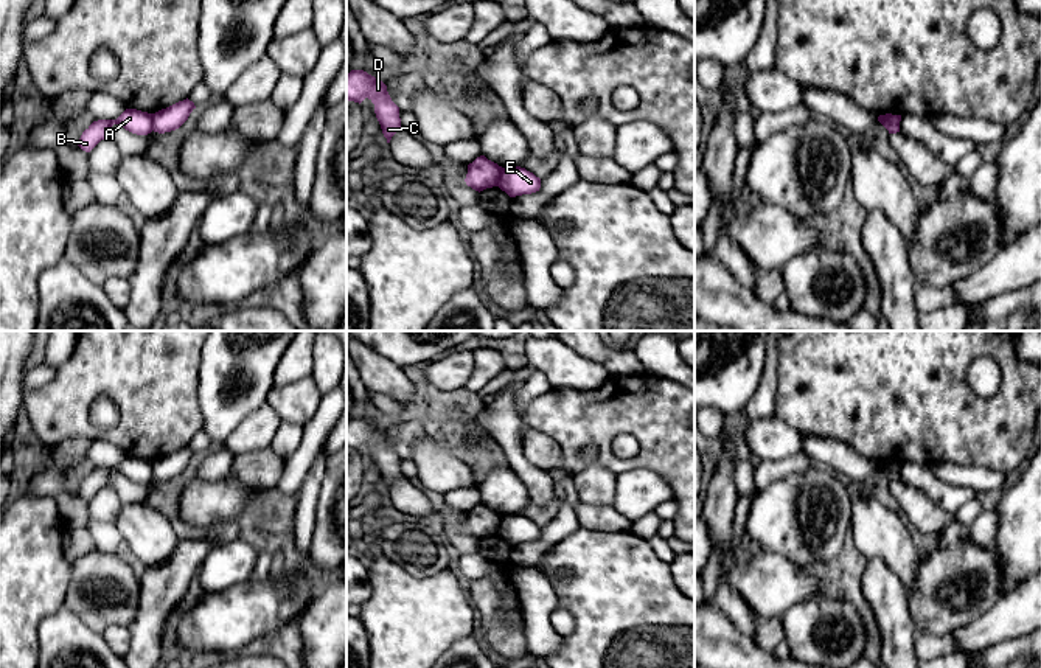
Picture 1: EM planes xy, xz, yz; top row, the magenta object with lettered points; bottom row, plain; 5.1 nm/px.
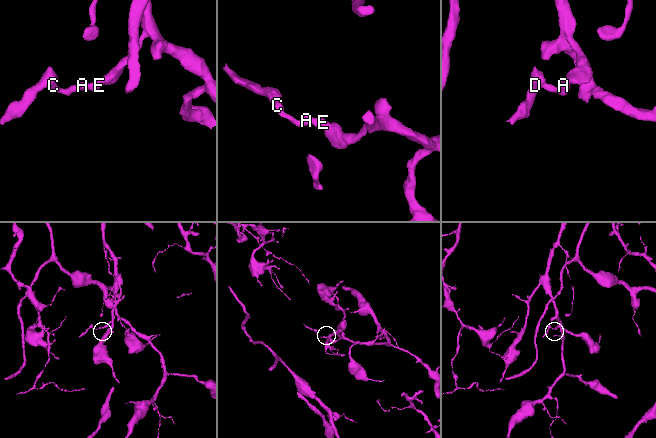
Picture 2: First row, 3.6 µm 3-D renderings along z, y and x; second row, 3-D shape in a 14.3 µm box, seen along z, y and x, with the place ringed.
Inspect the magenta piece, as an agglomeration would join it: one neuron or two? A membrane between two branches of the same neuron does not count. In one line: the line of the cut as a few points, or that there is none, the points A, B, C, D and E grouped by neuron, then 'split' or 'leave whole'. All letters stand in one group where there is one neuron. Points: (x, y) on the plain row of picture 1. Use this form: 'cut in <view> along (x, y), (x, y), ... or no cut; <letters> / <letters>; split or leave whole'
cut in xz along (502, 516), (496, 533); A B C D / E; split

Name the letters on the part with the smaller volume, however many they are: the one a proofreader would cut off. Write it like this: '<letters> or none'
A, B, C, D

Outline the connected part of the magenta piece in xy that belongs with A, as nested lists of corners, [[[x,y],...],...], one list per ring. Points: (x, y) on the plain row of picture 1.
[[[126,457],[117,468],[93,469],[76,491],[82,499],[90,500],[101,488],[109,485],[109,477],[120,472],[126,478],[137,483],[148,483],[152,480],[152,461],[137,457]]]

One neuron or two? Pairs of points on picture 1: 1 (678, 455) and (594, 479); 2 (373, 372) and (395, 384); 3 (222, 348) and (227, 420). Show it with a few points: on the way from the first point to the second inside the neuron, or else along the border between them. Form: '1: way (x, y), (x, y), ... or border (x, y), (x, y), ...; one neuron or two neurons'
1: border (575, 473), (592, 465), (602, 465), (616, 476); two neurons
2: way (378, 373), (390, 381); one neuron
3: way (222, 365), (222, 381), (216, 390), (221, 403); one neuron

